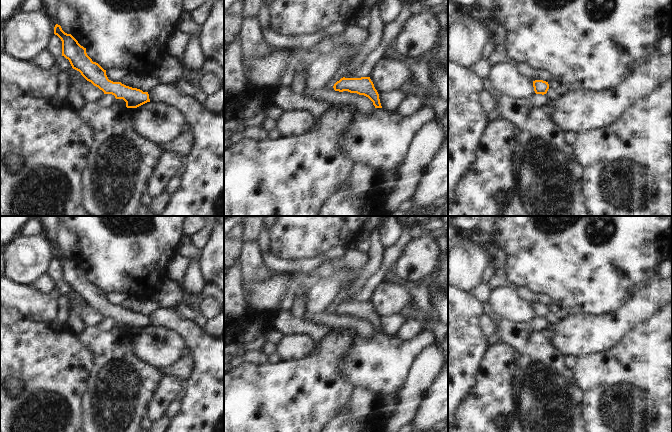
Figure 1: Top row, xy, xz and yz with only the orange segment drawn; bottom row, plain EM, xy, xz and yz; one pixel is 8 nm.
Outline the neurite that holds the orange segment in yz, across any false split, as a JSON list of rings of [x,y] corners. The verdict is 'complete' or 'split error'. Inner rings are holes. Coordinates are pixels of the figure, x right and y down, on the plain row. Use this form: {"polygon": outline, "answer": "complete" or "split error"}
{"polygon": [[[511,286],[491,290],[489,306],[510,322],[530,322],[534,317],[546,318],[549,308],[543,304],[531,305],[523,300]]], "answer": "split error"}

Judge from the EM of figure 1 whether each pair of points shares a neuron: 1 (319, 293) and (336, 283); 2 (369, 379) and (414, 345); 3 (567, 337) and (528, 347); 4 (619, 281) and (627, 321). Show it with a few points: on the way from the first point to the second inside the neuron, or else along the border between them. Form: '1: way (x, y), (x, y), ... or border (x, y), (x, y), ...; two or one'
1: way (323, 292), (332, 285); one
2: way (380, 368), (391, 357), (403, 353); one
3: border (551, 339), (554, 347), (565, 357); two
4: border (632, 295), (615, 310), (607, 312), (603, 316); two

